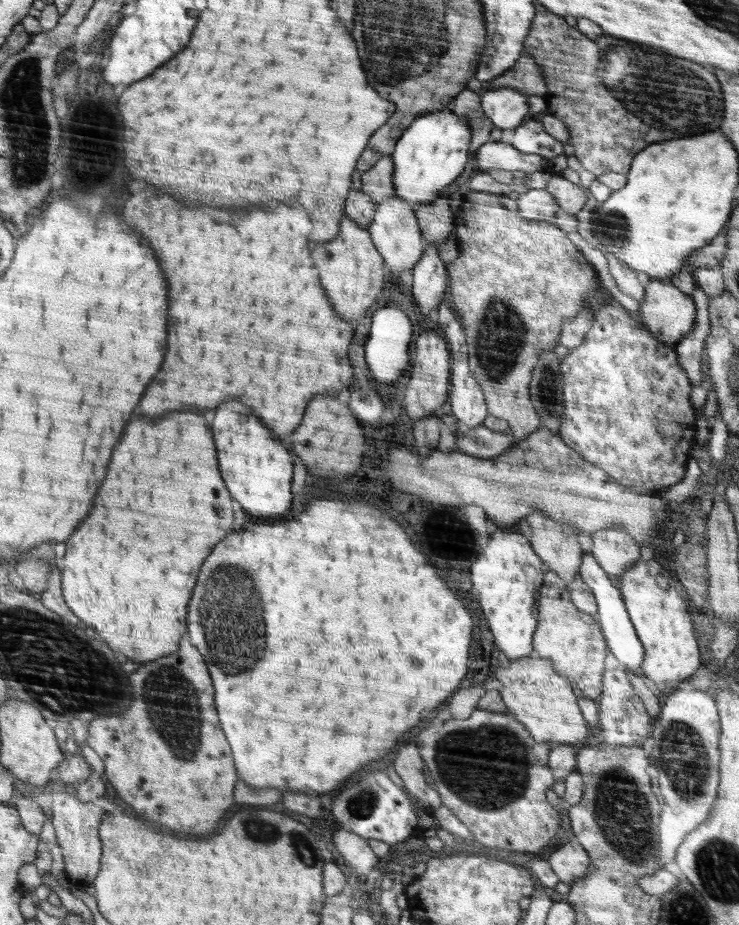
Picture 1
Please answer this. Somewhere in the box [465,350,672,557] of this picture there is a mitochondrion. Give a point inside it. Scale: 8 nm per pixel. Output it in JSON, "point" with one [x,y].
{"point":[548,381]}

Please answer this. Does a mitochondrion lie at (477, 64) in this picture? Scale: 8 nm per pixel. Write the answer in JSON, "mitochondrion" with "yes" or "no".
{"mitochondrion":"no"}

